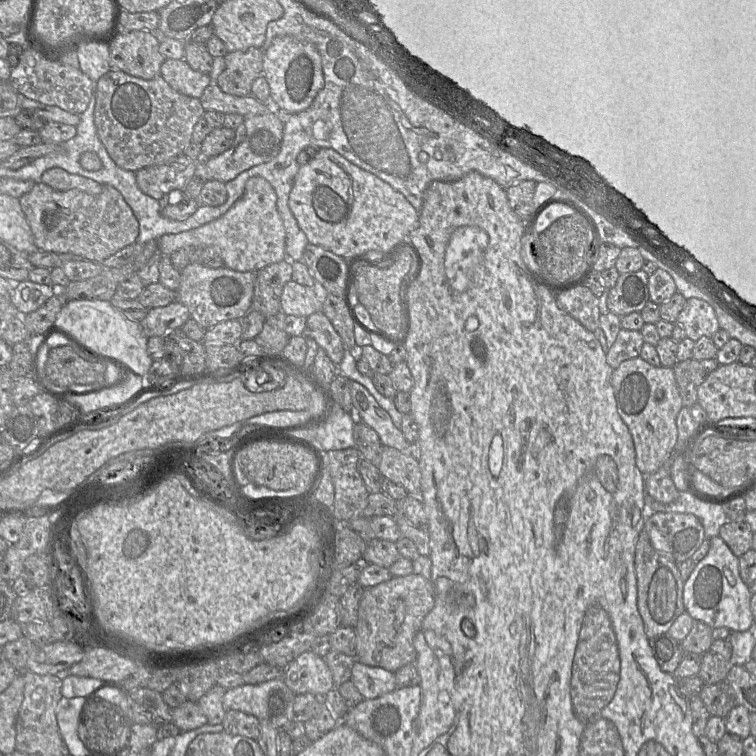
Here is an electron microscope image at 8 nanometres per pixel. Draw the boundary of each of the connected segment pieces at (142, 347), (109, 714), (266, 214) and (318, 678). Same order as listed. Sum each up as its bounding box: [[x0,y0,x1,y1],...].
[[51,301,153,378],[77,700,131,754],[156,176,287,272],[281,650,335,696]]

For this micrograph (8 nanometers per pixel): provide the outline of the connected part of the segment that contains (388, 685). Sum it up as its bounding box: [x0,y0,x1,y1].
[351,661,397,699]

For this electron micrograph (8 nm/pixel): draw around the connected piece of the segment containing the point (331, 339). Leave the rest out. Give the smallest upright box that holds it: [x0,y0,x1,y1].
[304,311,345,366]

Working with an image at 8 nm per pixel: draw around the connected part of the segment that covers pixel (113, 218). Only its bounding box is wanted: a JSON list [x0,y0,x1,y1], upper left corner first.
[19,182,139,263]

